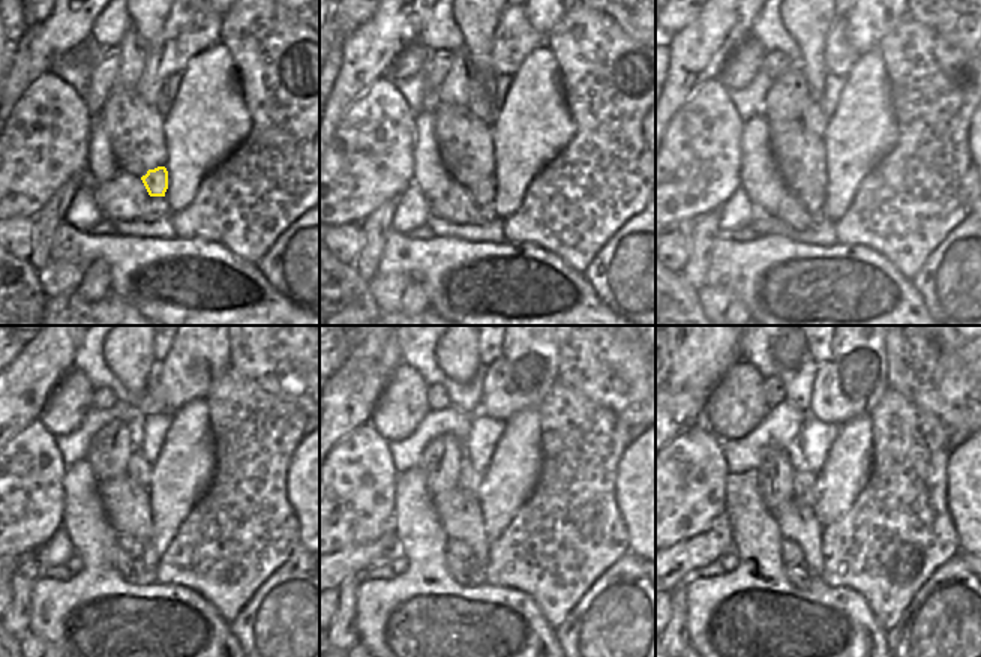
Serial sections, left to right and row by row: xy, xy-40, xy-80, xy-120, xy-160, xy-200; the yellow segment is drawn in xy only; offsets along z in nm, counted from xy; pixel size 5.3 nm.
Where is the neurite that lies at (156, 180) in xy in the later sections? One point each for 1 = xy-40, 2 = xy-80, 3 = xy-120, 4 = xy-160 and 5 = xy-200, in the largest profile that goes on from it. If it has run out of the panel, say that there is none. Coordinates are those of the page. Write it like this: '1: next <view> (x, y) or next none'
1: next xy-40 (483, 194)
2: next xy-80 (813, 204)
3: next xy-120 (134, 548)
4: next xy-160 (455, 548)
5: next xy-200 (792, 554)

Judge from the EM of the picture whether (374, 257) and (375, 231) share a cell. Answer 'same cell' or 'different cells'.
same cell

